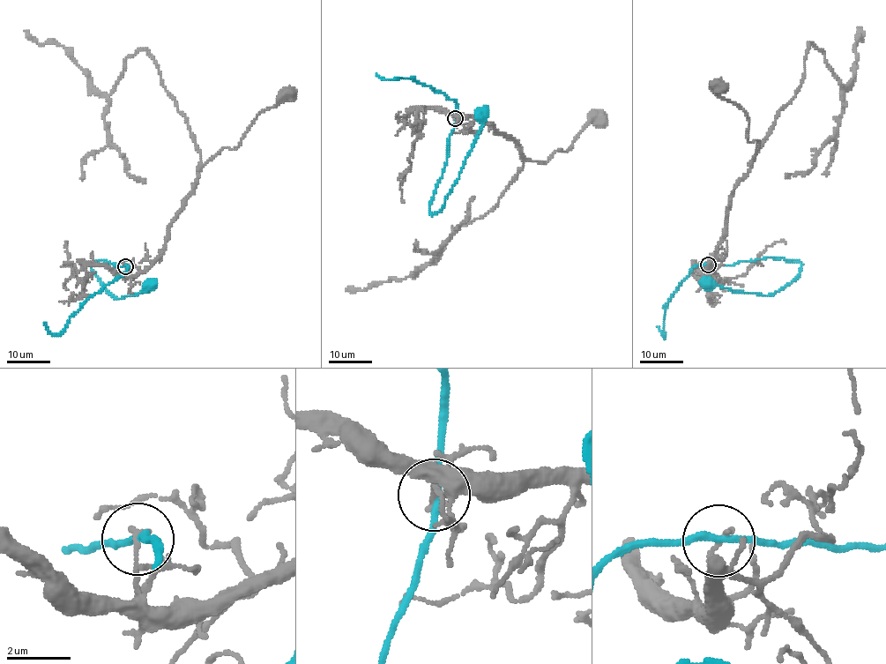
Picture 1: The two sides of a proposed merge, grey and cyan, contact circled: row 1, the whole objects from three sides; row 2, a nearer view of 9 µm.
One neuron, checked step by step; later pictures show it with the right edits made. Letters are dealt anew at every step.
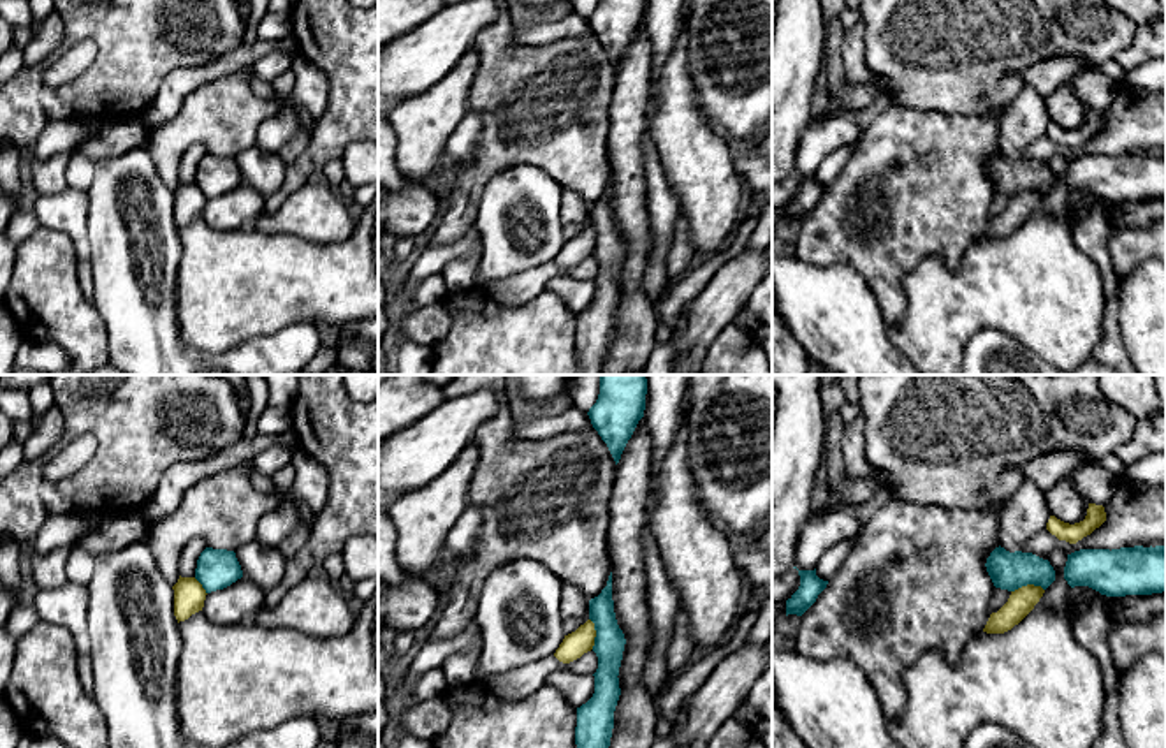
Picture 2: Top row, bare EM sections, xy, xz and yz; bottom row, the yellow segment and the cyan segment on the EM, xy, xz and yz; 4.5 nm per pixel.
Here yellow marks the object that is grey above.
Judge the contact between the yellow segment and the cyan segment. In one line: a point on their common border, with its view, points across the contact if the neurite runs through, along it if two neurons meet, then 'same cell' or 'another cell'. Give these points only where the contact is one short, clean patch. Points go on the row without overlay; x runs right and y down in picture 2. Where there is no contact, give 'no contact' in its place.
meets yellow in yz at (1027, 190); border along yz (1043, 194), (1022, 190), (1012, 198); another cell

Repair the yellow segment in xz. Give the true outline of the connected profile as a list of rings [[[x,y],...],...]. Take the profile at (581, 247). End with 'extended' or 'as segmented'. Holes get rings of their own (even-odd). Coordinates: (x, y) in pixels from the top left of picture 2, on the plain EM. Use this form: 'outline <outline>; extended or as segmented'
outline [[[587,225],[575,238],[565,241],[554,262],[563,269],[570,269],[593,255],[594,243],[596,243],[594,229]]]; as segmented

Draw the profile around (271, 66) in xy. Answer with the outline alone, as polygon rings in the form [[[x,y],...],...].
[[[273,51],[255,60],[251,65],[253,65],[253,74],[257,74],[260,79],[267,83],[273,83],[278,76],[281,76],[290,69],[290,58],[281,51]]]

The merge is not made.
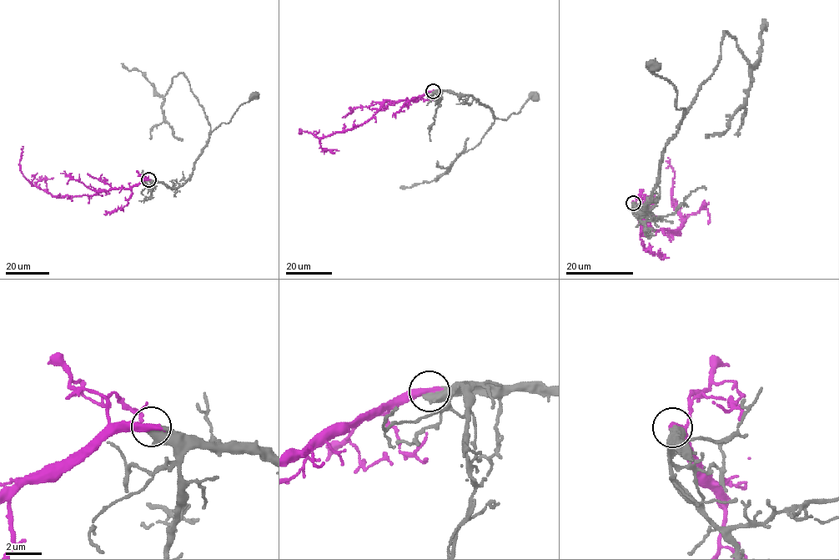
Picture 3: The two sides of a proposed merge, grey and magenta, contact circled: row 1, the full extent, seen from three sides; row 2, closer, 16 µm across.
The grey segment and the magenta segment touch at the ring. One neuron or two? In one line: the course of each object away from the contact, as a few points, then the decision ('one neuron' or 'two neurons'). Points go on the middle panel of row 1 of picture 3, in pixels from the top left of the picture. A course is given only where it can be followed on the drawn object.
course grey (433, 91), (471, 95), (489, 108), (495, 118), (506, 119), (512, 113), (517, 113), (533, 94); course magenta (433, 91), (412, 100), (386, 100), (361, 124), (319, 138), (303, 131), (300, 133), (301, 129); one neuron

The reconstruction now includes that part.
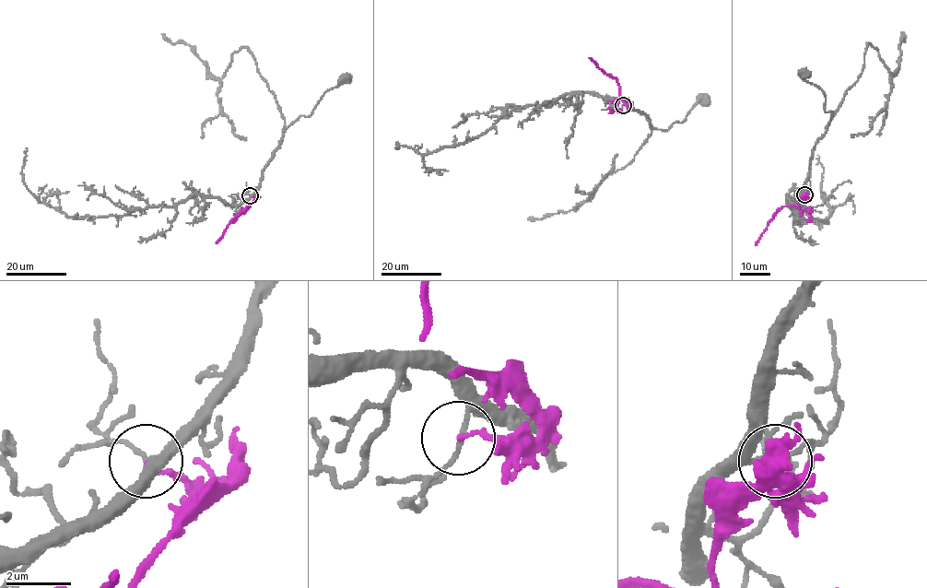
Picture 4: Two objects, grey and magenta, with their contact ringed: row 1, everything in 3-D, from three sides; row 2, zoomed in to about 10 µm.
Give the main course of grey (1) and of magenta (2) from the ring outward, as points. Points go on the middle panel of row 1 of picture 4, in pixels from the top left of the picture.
1: (623, 105), (628, 103), (646, 115), (653, 128), (667, 130), (674, 122), (682, 123), (703, 99)
2: (623, 105), (629, 103), (625, 99), (619, 100), (618, 82), (588, 57)

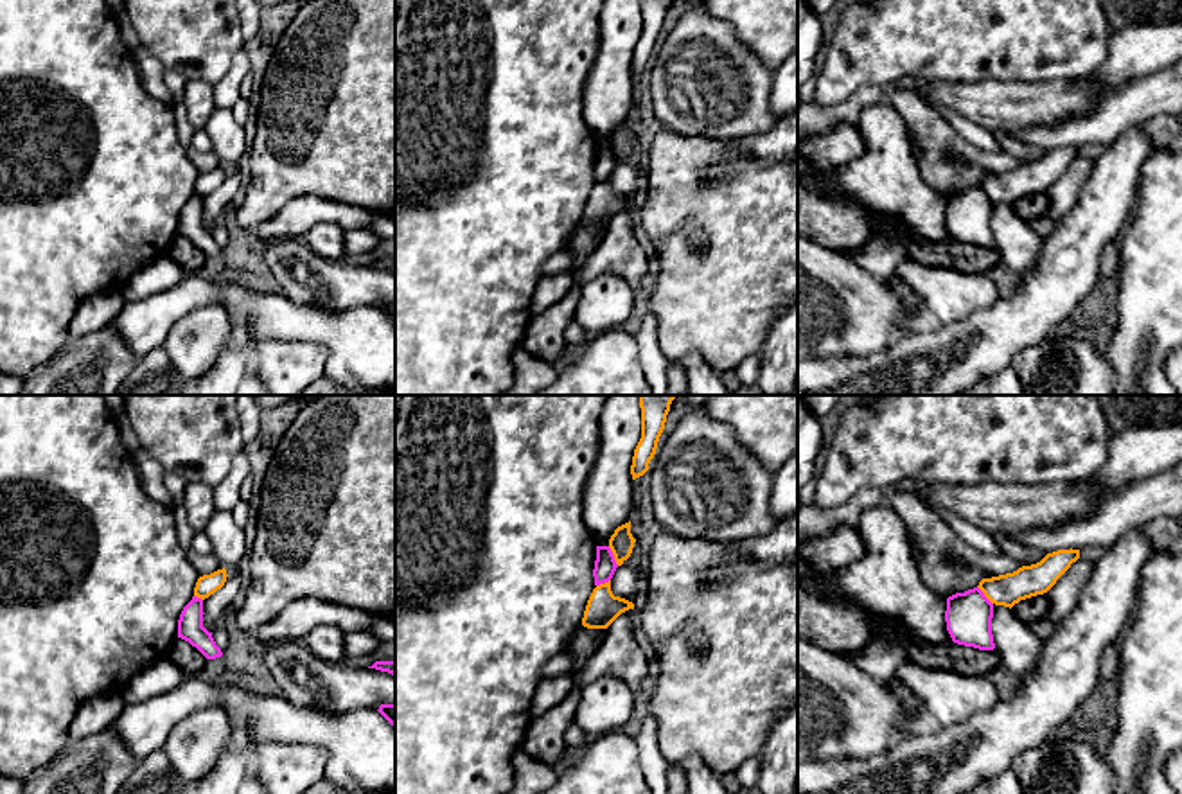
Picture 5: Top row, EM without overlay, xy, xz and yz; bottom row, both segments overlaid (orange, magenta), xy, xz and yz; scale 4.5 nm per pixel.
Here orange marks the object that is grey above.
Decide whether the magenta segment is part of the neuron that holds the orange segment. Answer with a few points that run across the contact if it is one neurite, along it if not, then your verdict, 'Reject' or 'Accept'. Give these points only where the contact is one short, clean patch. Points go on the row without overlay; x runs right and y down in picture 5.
Line: xz (608, 144), (618, 162). Reject

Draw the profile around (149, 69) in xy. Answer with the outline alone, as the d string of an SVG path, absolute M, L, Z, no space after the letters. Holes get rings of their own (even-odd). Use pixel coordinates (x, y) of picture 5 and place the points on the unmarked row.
M142 45L133 52L133 59L144 90L154 95L160 102L172 106L174 97L163 83L163 65Z

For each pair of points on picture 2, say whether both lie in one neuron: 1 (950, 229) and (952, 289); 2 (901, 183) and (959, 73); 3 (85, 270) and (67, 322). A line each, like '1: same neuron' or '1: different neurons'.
1: different neurons
2: different neurons
3: different neurons

